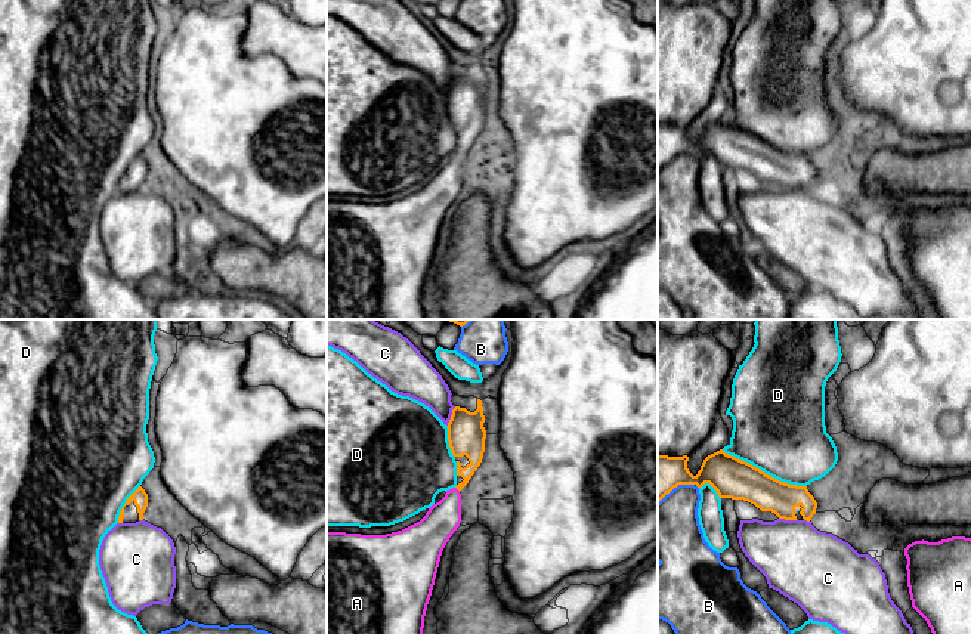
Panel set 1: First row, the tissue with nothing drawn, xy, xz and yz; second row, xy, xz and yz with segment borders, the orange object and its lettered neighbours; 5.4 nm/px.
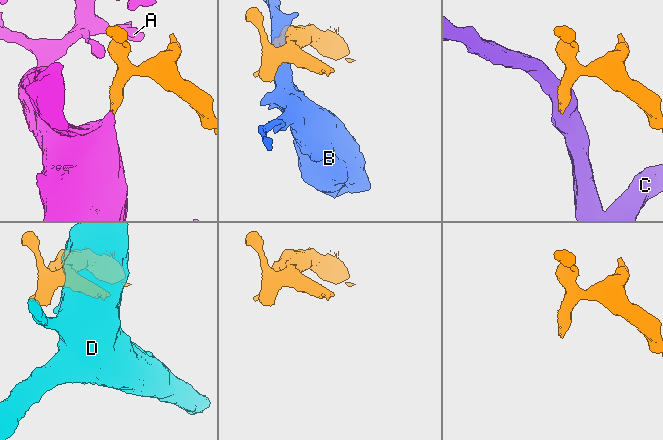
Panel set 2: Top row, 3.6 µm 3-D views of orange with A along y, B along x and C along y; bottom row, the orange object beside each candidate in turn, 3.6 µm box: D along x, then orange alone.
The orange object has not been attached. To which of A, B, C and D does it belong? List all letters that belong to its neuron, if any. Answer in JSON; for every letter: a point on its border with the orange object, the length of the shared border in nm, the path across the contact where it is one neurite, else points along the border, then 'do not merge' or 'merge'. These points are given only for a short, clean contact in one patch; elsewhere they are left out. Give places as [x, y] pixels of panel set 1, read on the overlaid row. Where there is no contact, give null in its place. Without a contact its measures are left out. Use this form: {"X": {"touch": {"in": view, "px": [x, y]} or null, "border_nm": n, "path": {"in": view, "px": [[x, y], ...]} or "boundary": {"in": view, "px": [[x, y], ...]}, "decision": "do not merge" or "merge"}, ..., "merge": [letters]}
{"A": {"touch": {"in": "xz", "px": [457, 488]}, "border_nm": 40, "path": {"in": "xz", "px": [[461, 442], [473, 466], [457, 488], [442, 519]]}, "decision": "merge"}, "B": {"touch": {"in": "yz", "px": [676, 486]}, "border_nm": 220, "decision": "do not merge"}, "C": {"touch": {"in": "xz", "px": [451, 417]}, "border_nm": 120, "boundary": {"in": "xz", "px": [[455, 407], [447, 426]]}, "decision": "do not merge"}, "D": {"touch": {"in": "yz", "px": [763, 472]}, "border_nm": 500, "decision": "do not merge"}, "merge": ["A"]}

